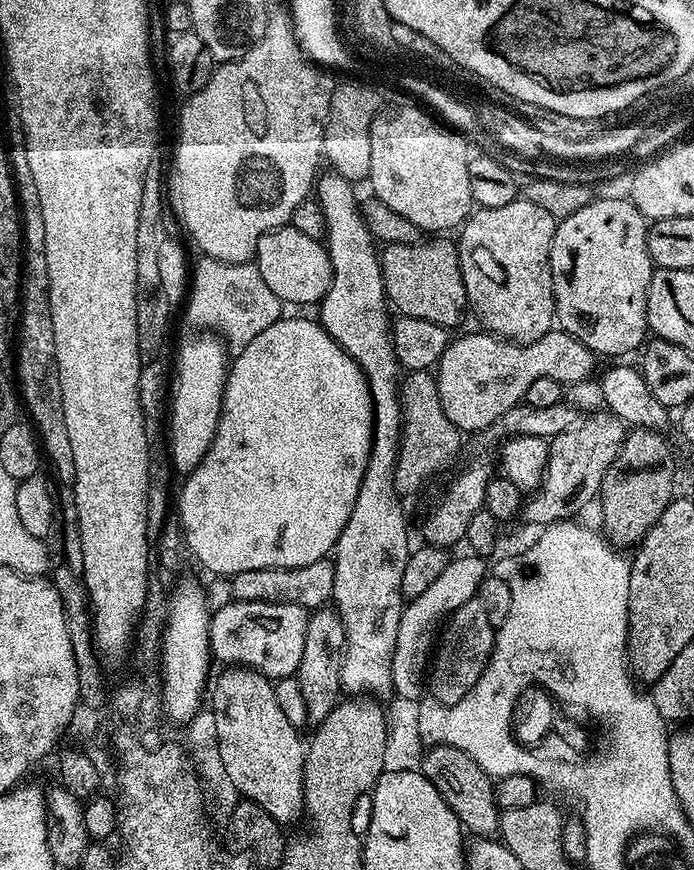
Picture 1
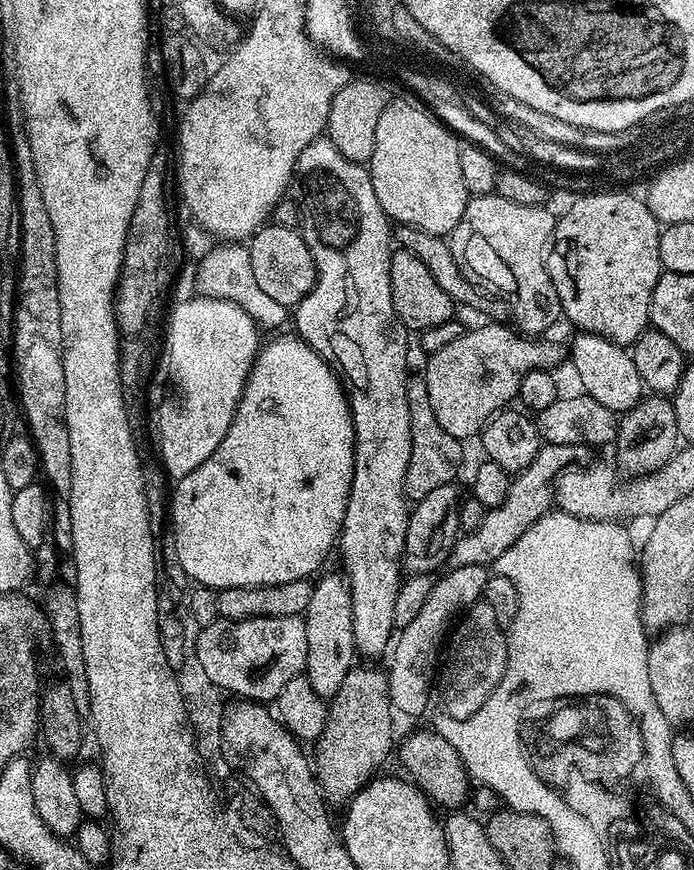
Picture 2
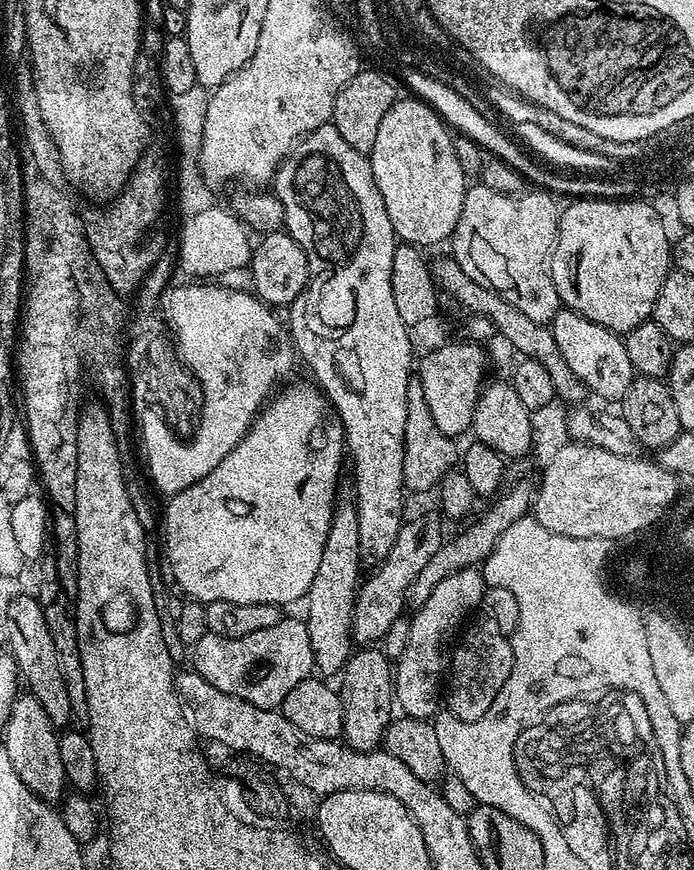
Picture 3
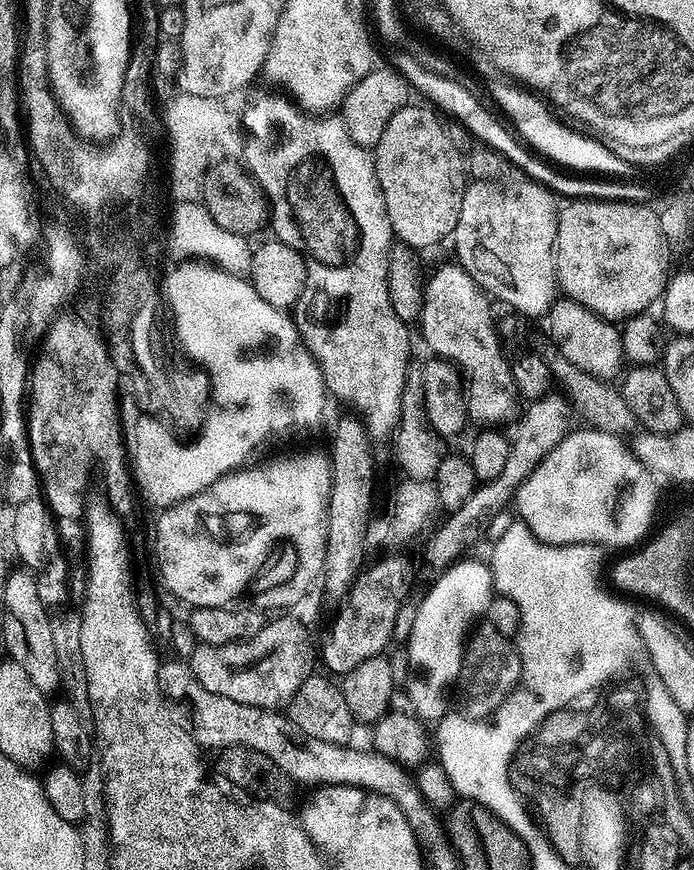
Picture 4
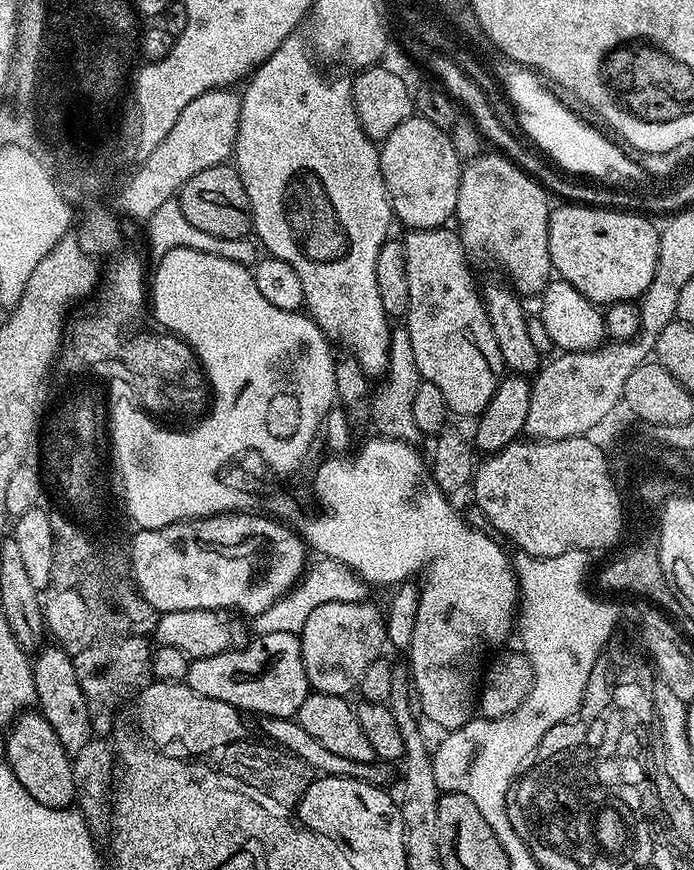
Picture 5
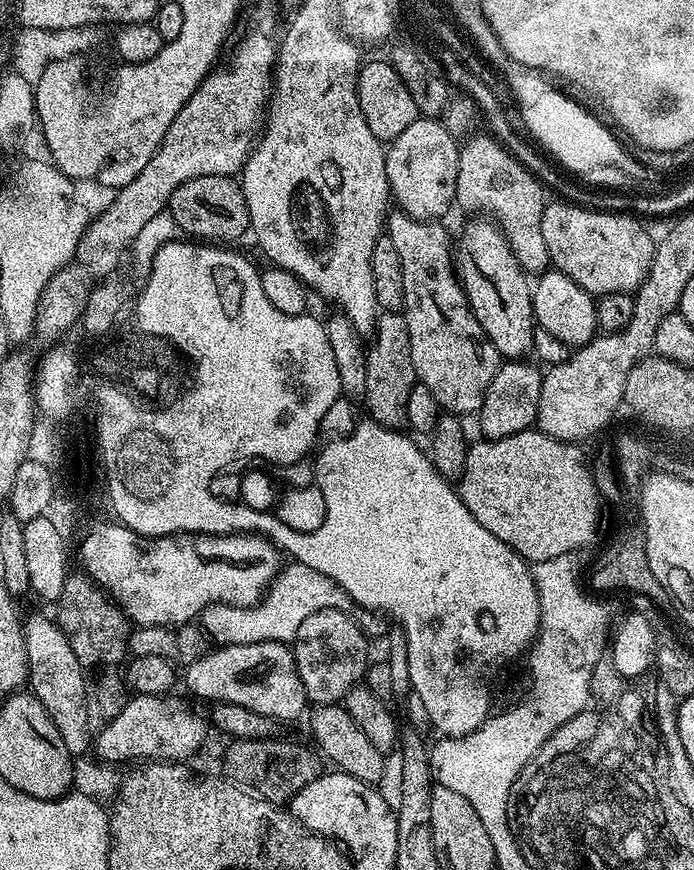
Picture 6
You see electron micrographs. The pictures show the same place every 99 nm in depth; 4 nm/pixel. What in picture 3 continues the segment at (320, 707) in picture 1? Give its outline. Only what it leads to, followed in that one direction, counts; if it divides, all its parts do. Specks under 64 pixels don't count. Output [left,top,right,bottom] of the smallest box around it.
[304,499,362,676]

